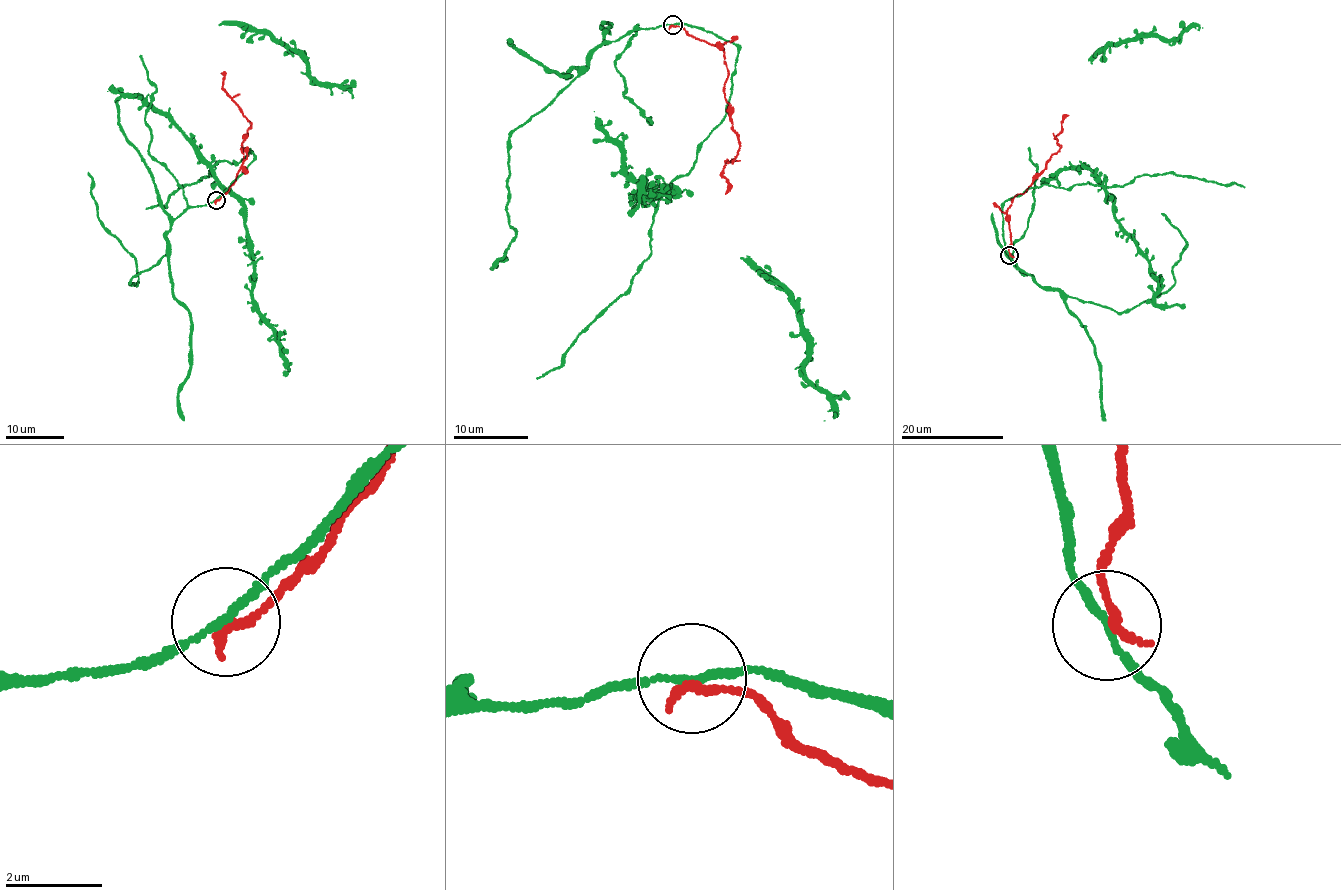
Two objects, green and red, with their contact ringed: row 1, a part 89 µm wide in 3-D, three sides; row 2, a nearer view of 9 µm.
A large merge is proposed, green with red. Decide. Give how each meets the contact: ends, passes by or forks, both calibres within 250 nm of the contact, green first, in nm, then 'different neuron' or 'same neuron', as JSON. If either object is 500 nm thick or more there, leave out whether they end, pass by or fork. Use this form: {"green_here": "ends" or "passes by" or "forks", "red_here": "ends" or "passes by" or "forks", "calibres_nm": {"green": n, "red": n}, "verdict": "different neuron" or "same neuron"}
{"green_here": "passes by", "red_here": "ends", "calibres_nm": {"green": 140, "red": 220}, "verdict": "different neuron"}

